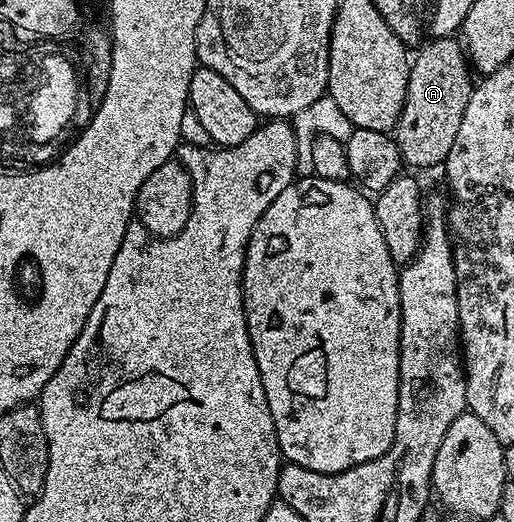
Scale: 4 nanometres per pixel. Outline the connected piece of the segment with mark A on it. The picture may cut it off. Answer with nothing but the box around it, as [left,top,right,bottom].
[393,37,473,168]

